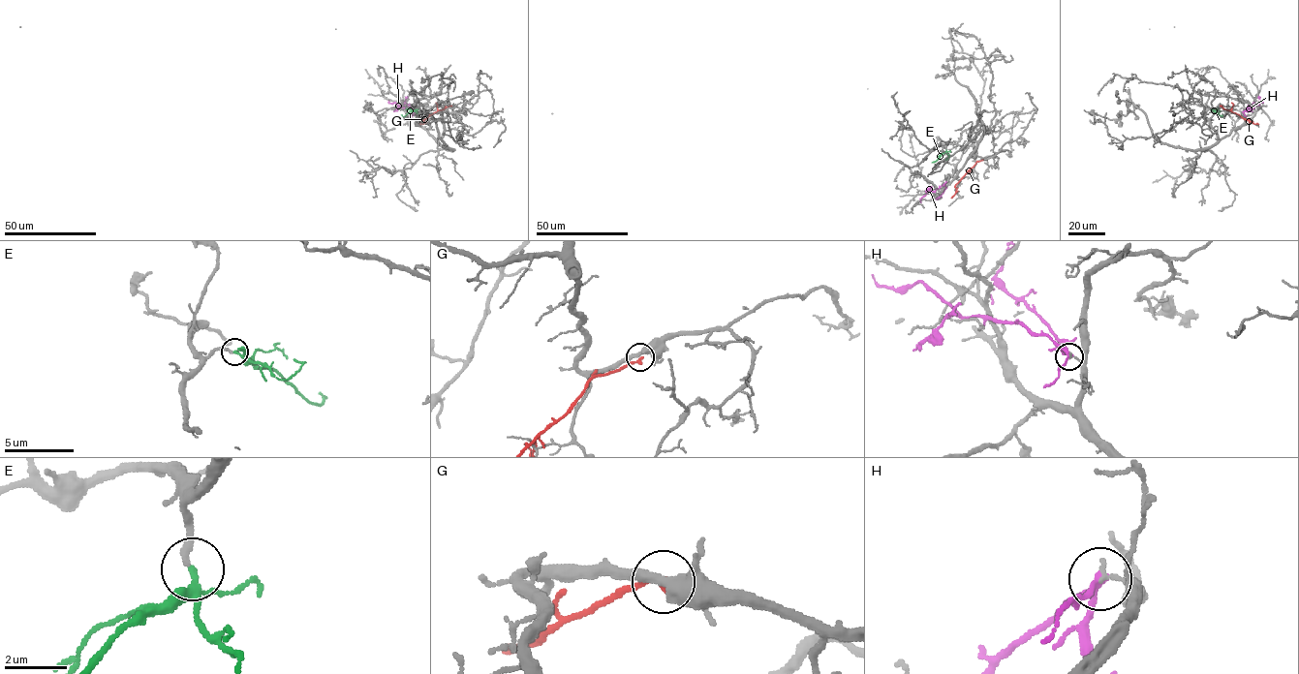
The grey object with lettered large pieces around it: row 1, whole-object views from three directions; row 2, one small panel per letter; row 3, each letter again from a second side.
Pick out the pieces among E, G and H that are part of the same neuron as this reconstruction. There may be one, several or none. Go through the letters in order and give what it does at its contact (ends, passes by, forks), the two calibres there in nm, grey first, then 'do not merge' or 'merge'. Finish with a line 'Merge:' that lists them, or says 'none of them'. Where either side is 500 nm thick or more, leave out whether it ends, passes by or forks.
E: it forks; calibres 220 and 150 nm; merge
G: it ends; calibres 400 and 260 nm; do not merge
H: it forks; calibres 140 and 190 nm; do not merge
Merge: E

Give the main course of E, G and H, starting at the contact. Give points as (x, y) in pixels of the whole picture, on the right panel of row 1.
E: (1211, 109), (1223, 115)
G: (1220, 106), (1258, 123)
H: (1243, 112), (1253, 103), (1263, 102)

